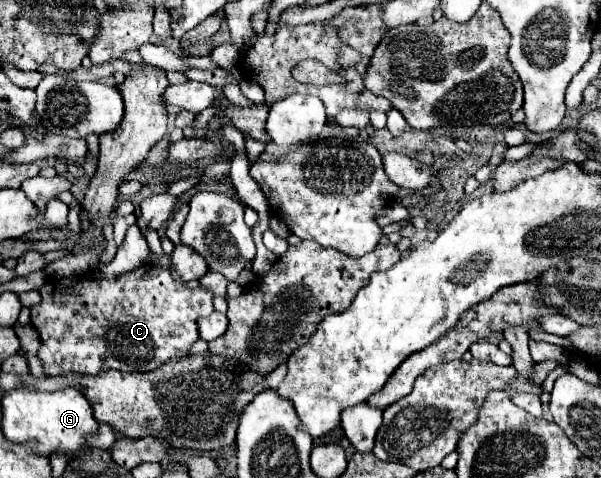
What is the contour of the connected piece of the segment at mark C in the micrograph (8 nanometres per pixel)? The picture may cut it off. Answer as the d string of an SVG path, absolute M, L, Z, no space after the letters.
M144 264L132 272L126 272L122 276L112 276L112 278L94 278L94 276L84 276L80 278L80 282L76 278L50 278L40 290L40 296L42 296L42 302L32 306L32 326L38 330L40 334L40 350L38 350L38 358L42 360L42 366L44 366L44 372L46 376L60 376L60 374L66 374L66 372L80 372L80 374L100 374L100 372L106 372L110 368L114 370L122 370L122 372L150 372L150 370L156 370L160 364L168 362L170 358L174 358L178 354L180 356L186 356L190 346L200 338L198 336L198 328L196 328L196 320L200 316L208 316L214 312L214 306L212 306L212 300L214 300L214 294L200 286L196 290L188 288L184 282L174 282L174 278L170 276L170 270L160 270L152 264Z

